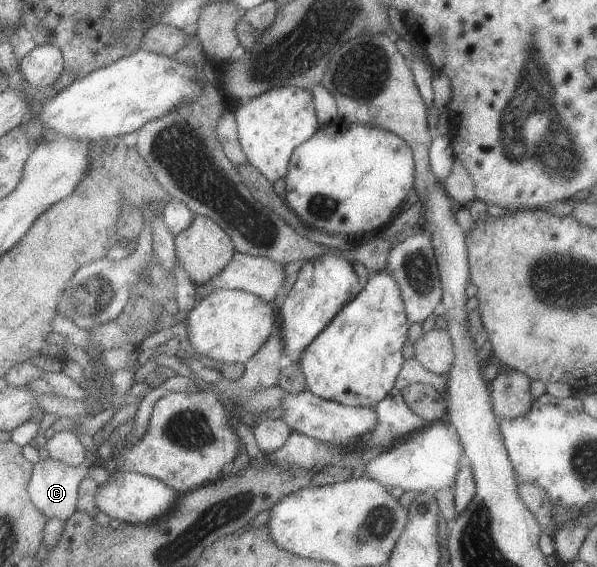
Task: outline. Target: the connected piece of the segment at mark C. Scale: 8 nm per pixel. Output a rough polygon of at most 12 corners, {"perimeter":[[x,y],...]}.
{"perimeter":[[49,457],[34,465],[30,494],[66,522],[79,505],[85,465]]}

